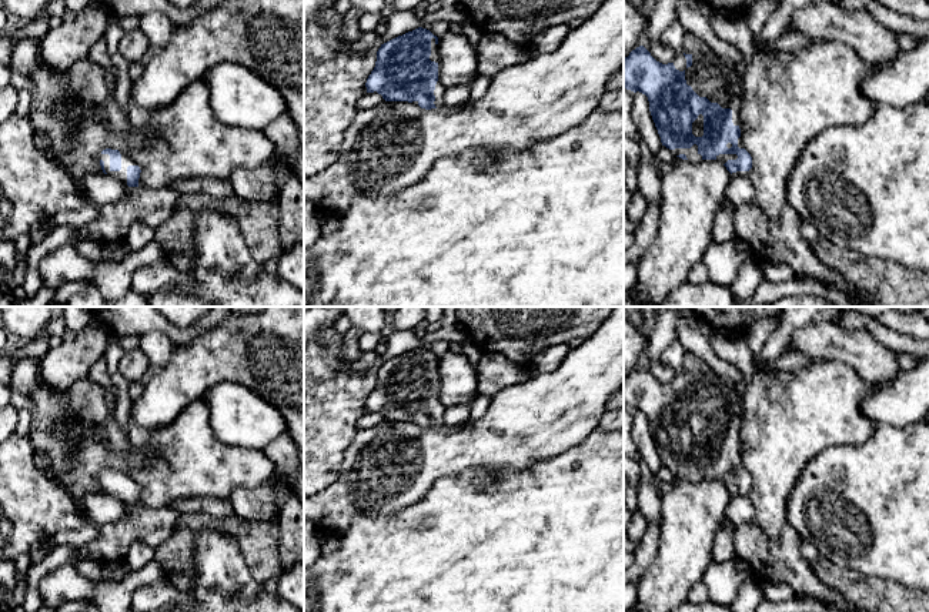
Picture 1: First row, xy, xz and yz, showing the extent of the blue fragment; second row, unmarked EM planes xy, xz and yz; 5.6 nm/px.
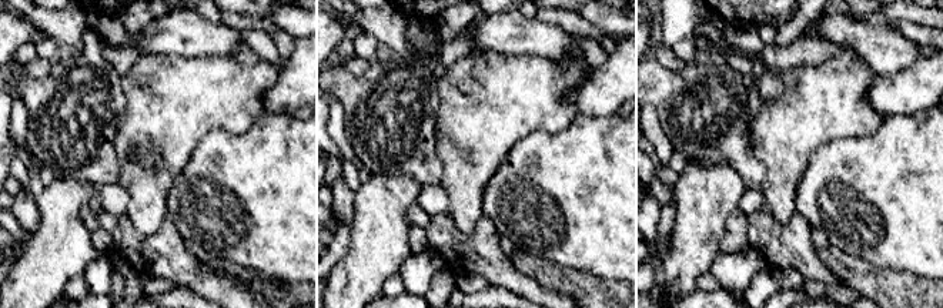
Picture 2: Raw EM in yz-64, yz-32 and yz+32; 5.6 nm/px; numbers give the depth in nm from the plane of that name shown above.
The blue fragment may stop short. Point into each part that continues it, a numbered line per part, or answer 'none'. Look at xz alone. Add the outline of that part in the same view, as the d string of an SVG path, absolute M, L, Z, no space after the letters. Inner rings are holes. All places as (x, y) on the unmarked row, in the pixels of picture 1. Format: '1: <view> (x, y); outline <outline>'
1: xz (434, 375); outline M431 358L431 375L430 375L431 381L435 381L438 384L438 391L440 391L440 369L438 365L435 364L435 358Z

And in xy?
1: xy (126, 480); outline M120 471L121 474L121 489L120 491L111 491L110 489L110 475L108 474L100 474L98 478L104 481L104 489L108 495L116 496L123 504L127 505L127 486L128 485L137 485L134 479L131 479L126 472Z

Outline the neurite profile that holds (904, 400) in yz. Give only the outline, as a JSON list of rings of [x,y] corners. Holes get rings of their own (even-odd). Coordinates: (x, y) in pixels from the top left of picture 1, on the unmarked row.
[[[929,358],[878,385],[861,407],[878,424],[905,427],[925,419],[929,412]]]

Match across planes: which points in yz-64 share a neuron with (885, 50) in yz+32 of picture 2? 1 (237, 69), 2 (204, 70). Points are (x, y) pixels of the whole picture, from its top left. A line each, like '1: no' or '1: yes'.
1: no
2: no

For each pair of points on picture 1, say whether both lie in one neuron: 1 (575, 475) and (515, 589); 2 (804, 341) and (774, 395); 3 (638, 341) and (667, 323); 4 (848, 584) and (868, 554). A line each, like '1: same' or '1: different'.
1: same
2: different
3: different
4: different

